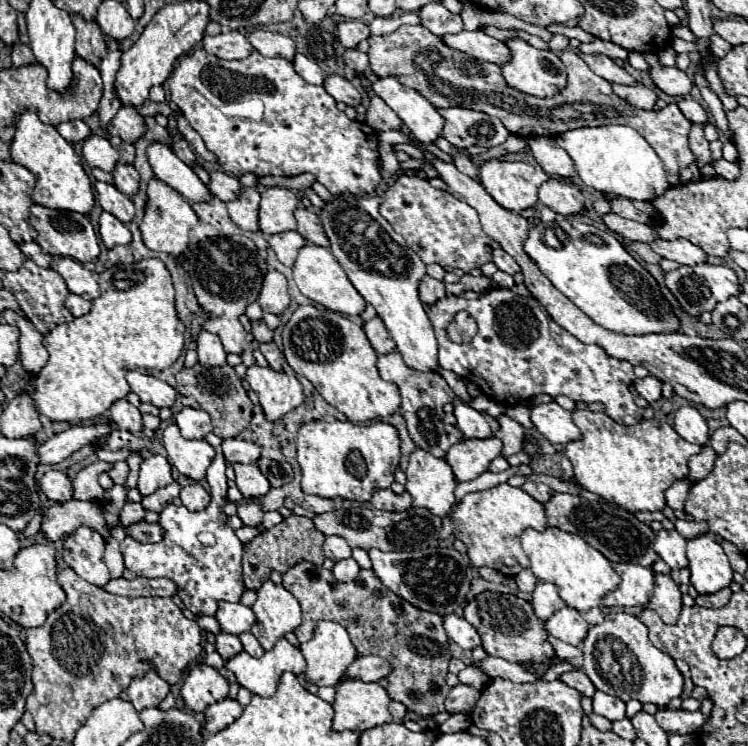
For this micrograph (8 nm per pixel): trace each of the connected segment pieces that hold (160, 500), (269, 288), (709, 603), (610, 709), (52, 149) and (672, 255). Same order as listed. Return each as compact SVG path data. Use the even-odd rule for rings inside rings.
M172 482L172 484L168 484L168 486L156 490L152 496L146 496L146 498L142 500L142 506L144 506L146 510L162 512L162 510L166 508L166 504L170 504L174 498L180 496L180 488L182 488L182 486L180 486L178 482Z
M270 270L266 274L260 296L258 296L258 304L262 306L264 312L272 312L272 314L282 314L284 308L290 306L288 282L280 272Z
M722 588L722 590L714 592L714 594L700 594L696 598L696 604L704 606L704 608L722 608L722 606L728 604L730 596L732 596L732 590L730 588Z
M596 690L592 702L594 702L594 712L608 718L608 720L612 720L612 722L622 720L626 716L626 702L622 702L616 696L608 696L606 692Z
M24 112L16 124L14 138L10 142L10 156L16 164L28 168L36 176L36 188L32 192L32 200L46 208L70 210L88 214L94 206L94 192L88 174L84 172L82 158L74 152L74 148L58 134L58 130L50 124L44 124L34 112Z
M678 238L678 240L658 240L658 242L650 244L650 246L662 258L676 260L678 264L686 264L686 266L704 264L706 258L708 258L708 254L700 246L694 246L692 242L688 242L684 238Z

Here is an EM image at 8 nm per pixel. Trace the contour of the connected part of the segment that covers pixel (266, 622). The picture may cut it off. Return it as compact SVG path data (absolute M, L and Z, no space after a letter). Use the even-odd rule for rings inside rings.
M266 580L258 590L258 600L252 610L256 614L252 634L264 650L270 650L278 638L296 630L302 622L298 600L282 584L274 584L272 580Z

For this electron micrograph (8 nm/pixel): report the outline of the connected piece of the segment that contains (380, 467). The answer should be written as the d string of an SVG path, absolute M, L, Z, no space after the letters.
M310 420L300 426L296 434L298 464L302 468L302 490L306 494L316 494L322 498L346 498L346 500L370 500L372 494L380 488L390 488L394 482L394 470L400 464L400 438L396 428L388 422L370 422L370 424L352 424L340 420Z

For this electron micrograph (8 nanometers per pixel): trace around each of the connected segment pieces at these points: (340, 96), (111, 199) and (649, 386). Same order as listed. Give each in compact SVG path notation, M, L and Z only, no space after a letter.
M336 74L326 76L324 78L324 88L334 100L346 102L348 106L358 106L360 104L360 92L342 76L336 76Z
M96 182L94 188L98 192L98 202L100 202L102 210L114 214L122 222L130 222L132 220L134 204L132 204L132 200L126 194L122 194L116 186L106 184L106 182Z
M646 376L646 378L642 378L642 380L636 380L634 386L636 386L638 394L644 396L650 404L662 398L662 382L656 380L654 376Z

